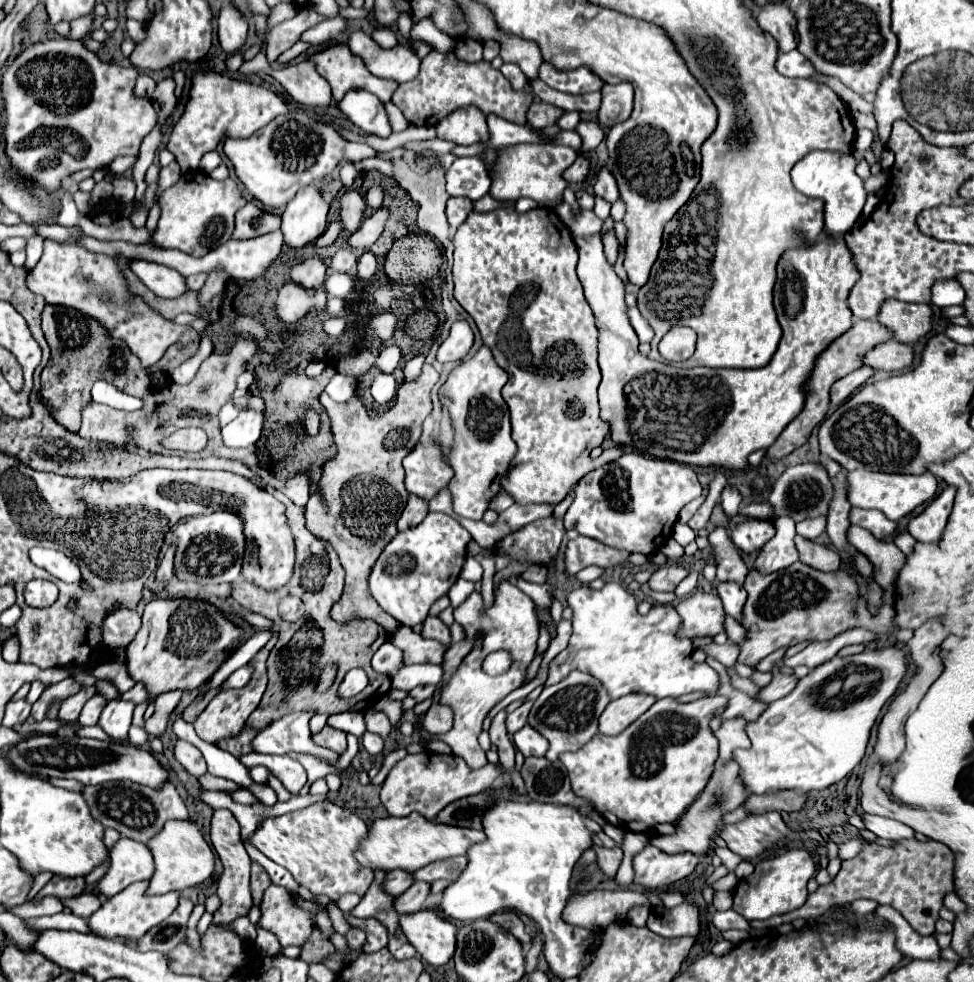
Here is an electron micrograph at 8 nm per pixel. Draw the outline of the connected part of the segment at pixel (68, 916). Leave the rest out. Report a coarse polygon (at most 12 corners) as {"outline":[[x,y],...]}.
{"outline":[[72,912],[26,920],[30,928],[56,928],[92,934],[88,922]]}

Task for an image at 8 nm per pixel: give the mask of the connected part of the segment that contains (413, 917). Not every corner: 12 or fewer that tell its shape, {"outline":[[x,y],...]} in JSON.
{"outline":[[438,912],[402,914],[408,942],[442,966],[456,948],[456,926]]}

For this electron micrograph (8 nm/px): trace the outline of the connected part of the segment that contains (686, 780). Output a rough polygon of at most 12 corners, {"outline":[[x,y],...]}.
{"outline":[[720,694],[664,698],[560,756],[610,824],[674,824],[714,772]]}

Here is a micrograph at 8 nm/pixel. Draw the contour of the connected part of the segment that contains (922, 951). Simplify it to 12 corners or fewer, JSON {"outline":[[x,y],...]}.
{"outline":[[890,906],[876,914],[896,932],[896,948],[912,960],[940,958],[934,936],[916,934]]}

